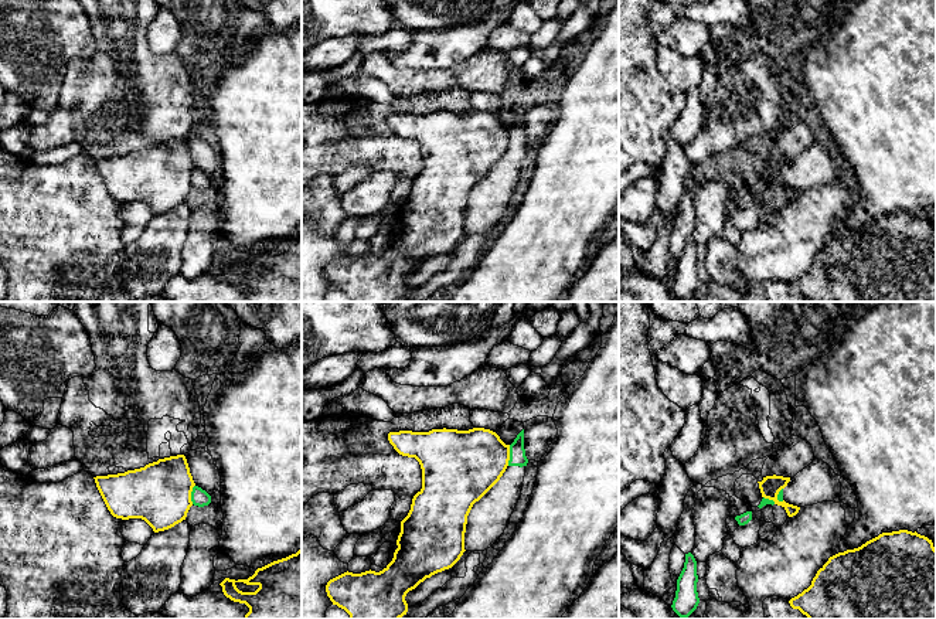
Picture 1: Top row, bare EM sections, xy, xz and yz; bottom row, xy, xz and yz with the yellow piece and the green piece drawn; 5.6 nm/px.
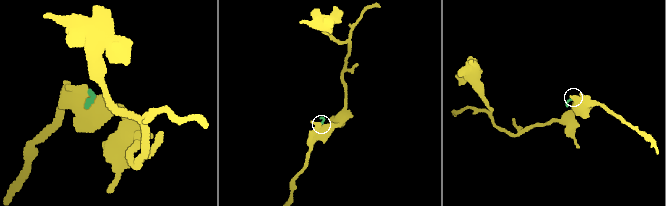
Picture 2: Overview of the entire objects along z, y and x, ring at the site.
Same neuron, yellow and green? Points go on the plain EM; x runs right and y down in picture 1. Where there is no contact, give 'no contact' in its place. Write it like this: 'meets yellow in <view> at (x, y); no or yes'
meets yellow in xz at (509, 138); no

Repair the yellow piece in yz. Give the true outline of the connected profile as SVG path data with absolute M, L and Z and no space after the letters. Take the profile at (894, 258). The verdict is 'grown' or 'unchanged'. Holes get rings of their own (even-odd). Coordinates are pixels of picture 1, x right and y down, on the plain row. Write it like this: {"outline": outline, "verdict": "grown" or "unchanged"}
{"outline": "M916 214L882 215L858 231L830 239L811 268L789 286L809 302L936 302L936 231Z", "verdict": "unchanged"}

